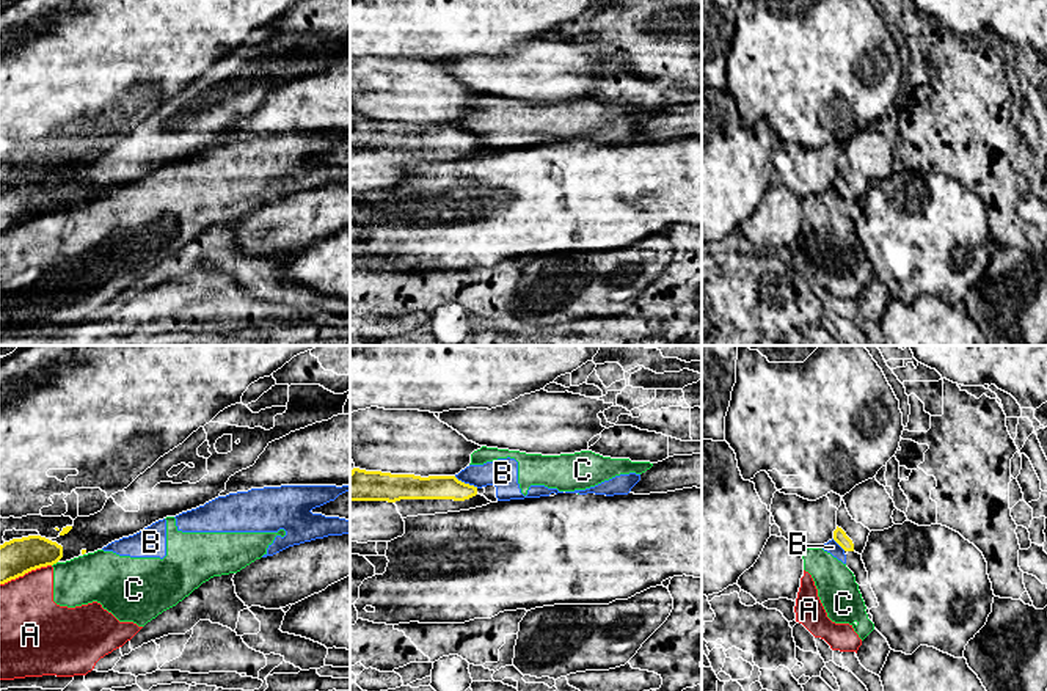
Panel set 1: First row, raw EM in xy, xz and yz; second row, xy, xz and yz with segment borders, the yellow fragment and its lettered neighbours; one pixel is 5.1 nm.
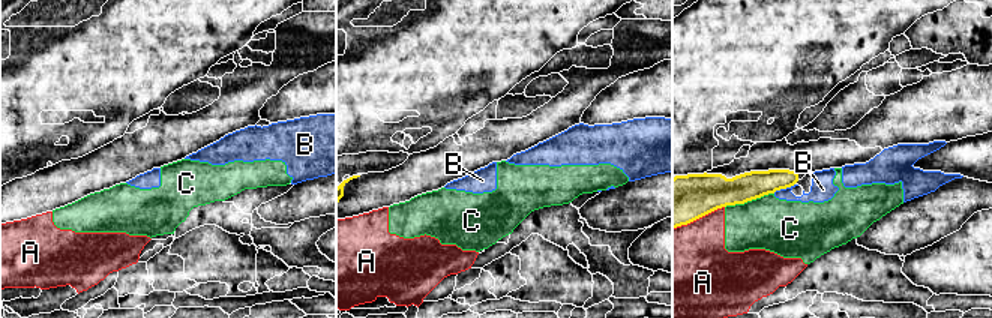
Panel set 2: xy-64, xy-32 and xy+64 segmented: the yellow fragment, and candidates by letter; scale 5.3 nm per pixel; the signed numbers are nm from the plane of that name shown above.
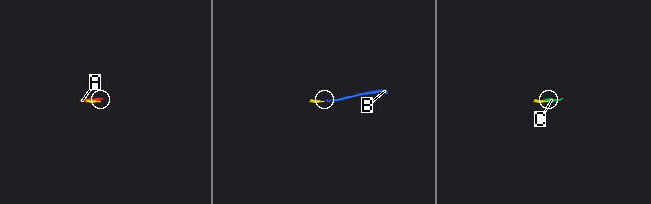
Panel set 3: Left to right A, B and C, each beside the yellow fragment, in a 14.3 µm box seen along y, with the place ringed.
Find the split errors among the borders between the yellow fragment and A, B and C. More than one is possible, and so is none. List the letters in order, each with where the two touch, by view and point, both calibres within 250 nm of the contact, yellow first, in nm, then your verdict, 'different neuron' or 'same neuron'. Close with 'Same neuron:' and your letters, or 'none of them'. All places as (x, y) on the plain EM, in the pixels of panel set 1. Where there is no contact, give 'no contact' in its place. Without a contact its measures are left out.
A: xy (25, 220) | 190/320 nm | different neuron
B: xz (466, 132) | 130/160 nm | different neuron
C: xy (54, 211) | 190/260 nm | different neuron
Same neuron: none of them

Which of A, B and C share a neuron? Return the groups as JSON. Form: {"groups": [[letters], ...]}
{"groups": [["A", "B", "C"]]}

